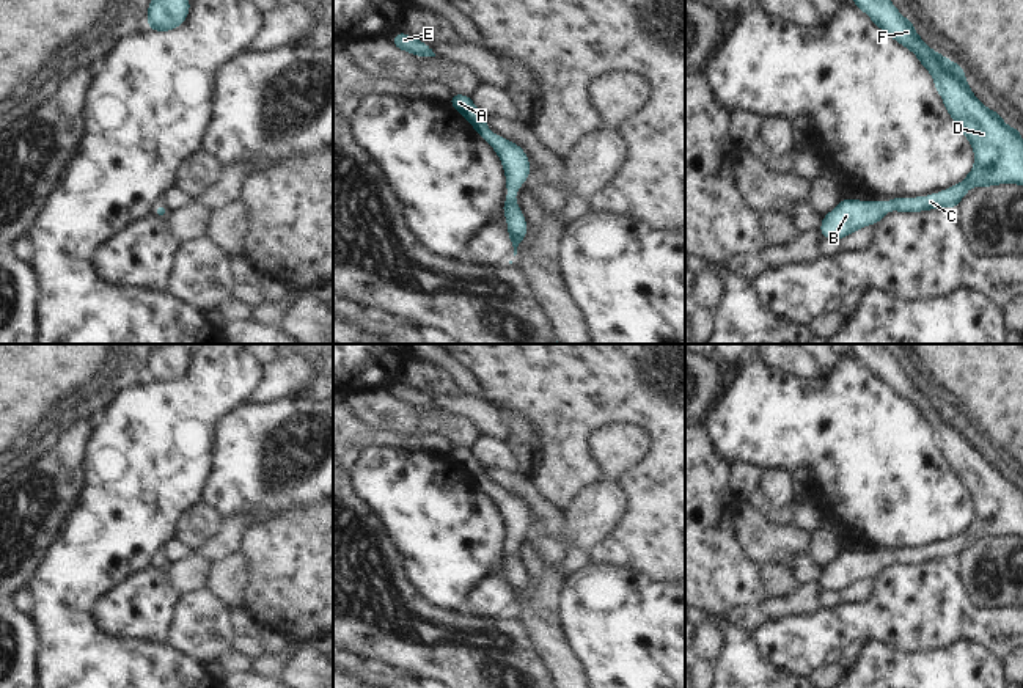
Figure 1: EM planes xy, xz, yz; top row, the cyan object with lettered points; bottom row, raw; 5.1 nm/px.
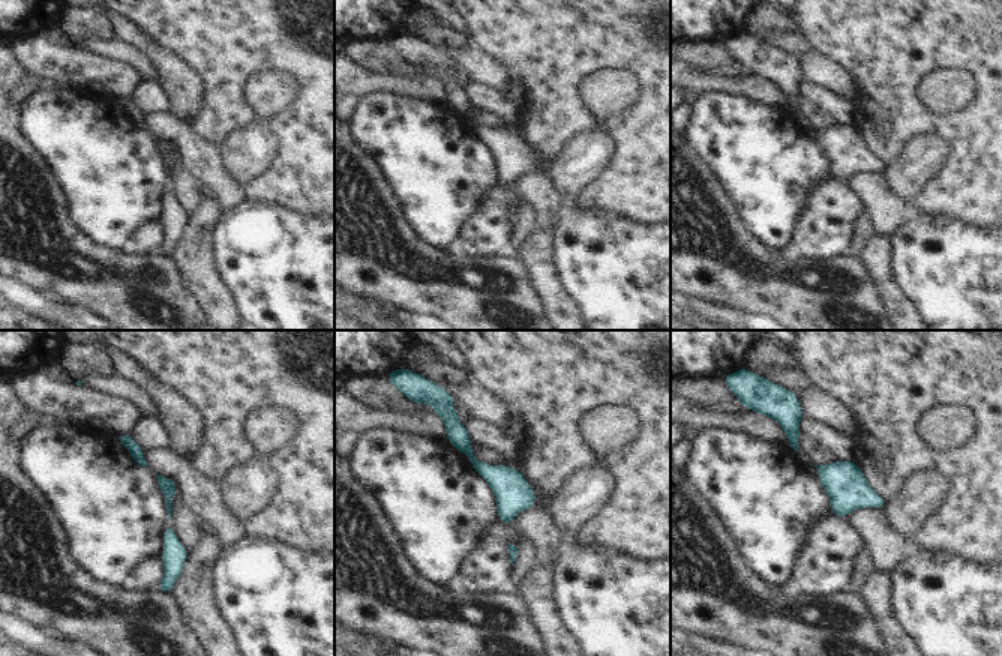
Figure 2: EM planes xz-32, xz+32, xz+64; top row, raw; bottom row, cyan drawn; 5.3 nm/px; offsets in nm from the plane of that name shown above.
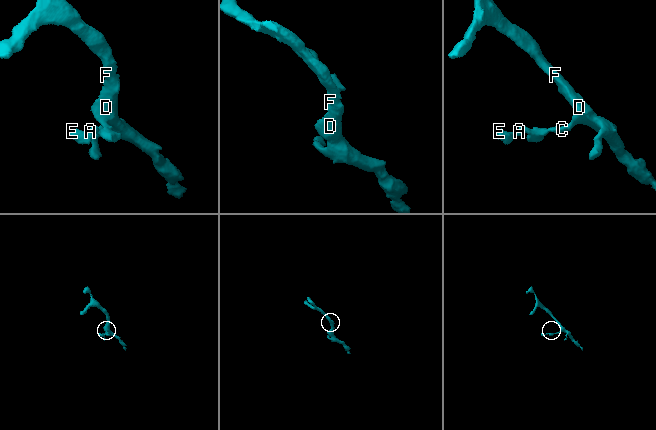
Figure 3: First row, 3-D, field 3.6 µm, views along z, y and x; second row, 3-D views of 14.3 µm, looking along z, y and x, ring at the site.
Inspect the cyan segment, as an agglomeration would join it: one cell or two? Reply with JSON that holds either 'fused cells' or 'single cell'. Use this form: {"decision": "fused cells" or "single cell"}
{"decision": "single cell"}

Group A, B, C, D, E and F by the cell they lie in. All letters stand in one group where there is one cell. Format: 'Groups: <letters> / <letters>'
Groups: A B C D E F.

